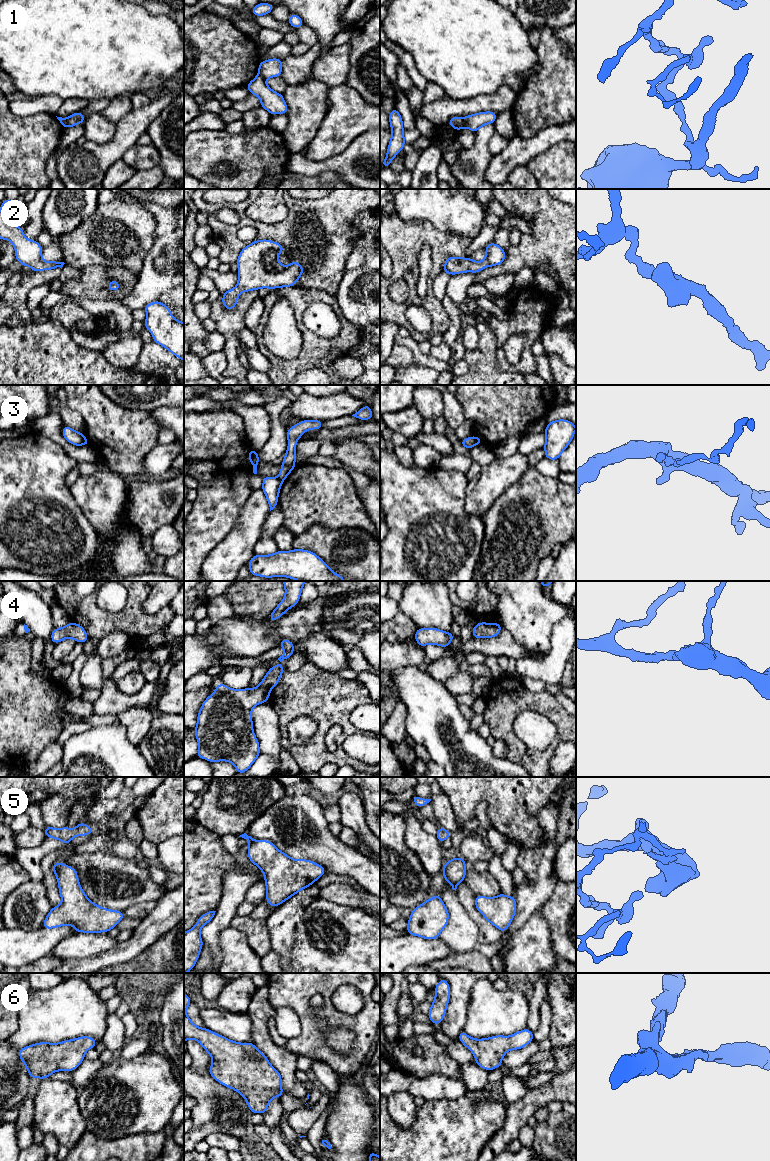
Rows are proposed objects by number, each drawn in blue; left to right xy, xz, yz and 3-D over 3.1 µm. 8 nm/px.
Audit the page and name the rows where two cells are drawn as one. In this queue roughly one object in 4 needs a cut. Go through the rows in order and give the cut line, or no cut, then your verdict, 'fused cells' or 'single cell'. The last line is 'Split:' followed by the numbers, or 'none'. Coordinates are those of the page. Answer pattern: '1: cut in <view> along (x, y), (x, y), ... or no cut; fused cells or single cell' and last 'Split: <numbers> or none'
1: cut in xy along (67, 118), (64, 127); fused cells
2: no cut; single cell
3: cut in xz along (278, 477), (282, 481); fused cells
4: no cut; single cell
5: cut in xz along (253, 840), (249, 845); fused cells
6: no cut; single cell
Split: 1, 3, 5

